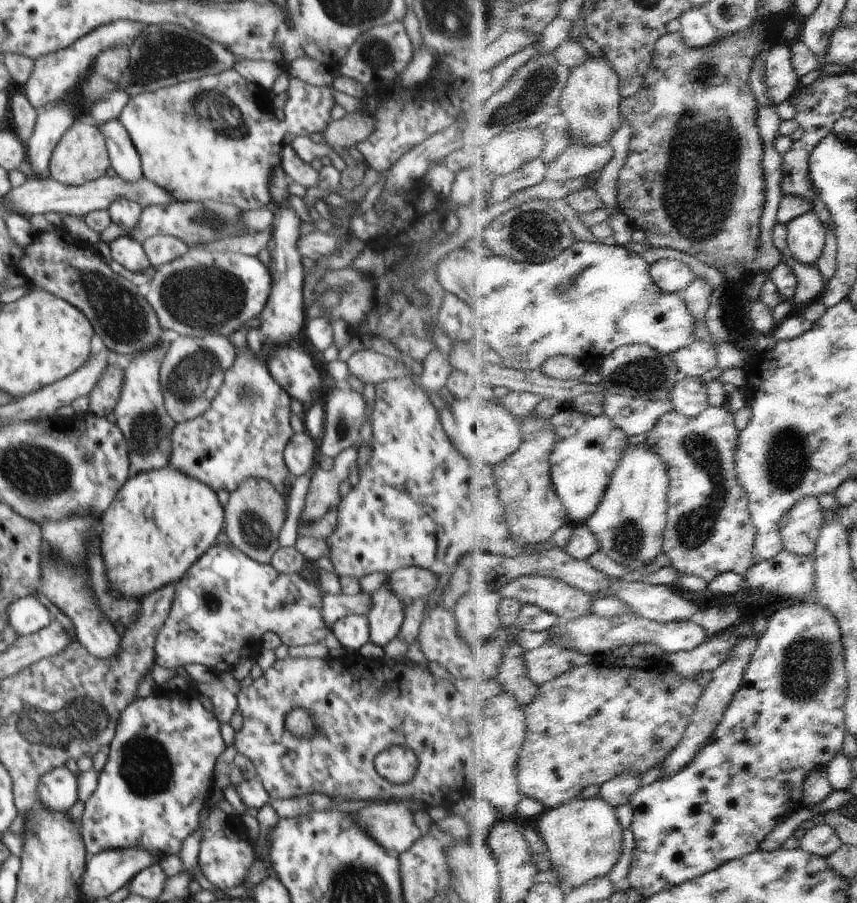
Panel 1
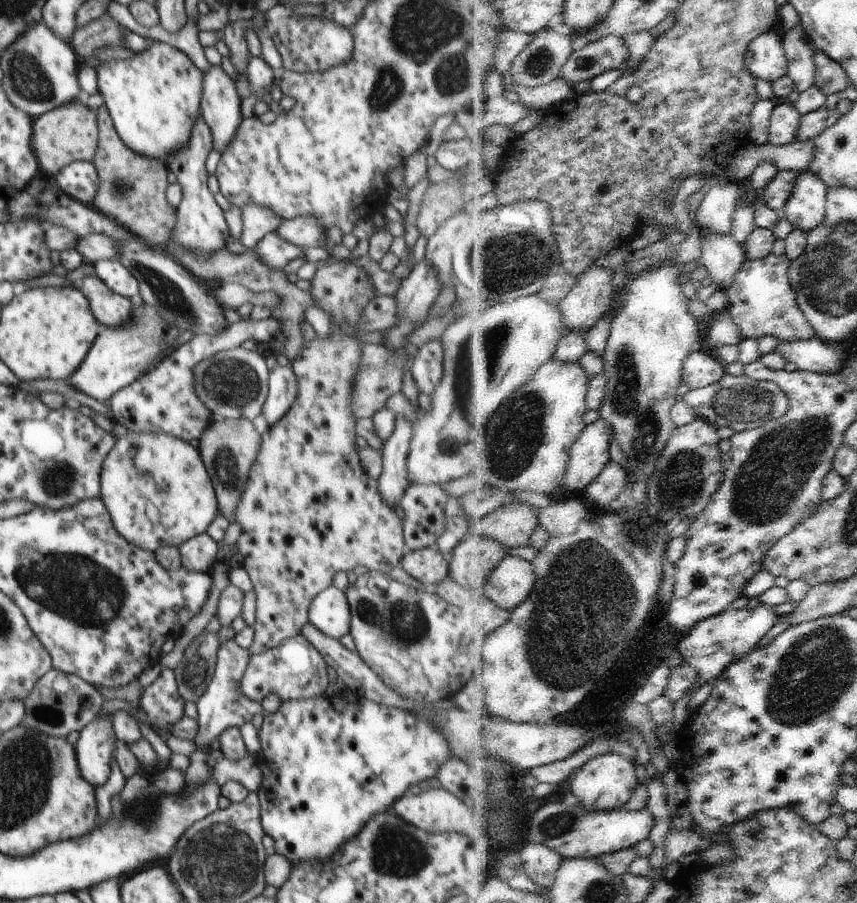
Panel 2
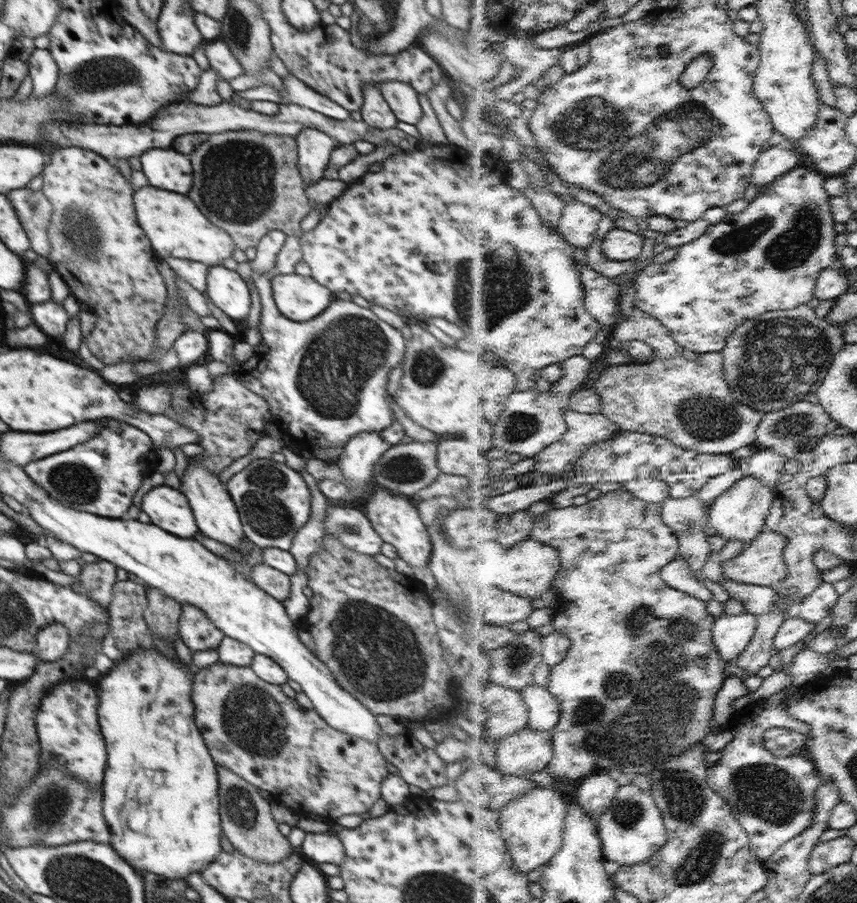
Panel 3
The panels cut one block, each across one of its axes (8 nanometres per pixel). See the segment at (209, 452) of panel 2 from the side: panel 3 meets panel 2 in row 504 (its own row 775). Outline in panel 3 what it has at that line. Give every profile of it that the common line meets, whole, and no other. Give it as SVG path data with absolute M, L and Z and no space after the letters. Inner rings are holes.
M217 766L217 773L222 832L234 849L256 862L268 864L282 862L289 854L292 854L293 846L290 845L288 837L280 833L278 822L273 819L272 803L258 793L257 786L246 782L222 766Z

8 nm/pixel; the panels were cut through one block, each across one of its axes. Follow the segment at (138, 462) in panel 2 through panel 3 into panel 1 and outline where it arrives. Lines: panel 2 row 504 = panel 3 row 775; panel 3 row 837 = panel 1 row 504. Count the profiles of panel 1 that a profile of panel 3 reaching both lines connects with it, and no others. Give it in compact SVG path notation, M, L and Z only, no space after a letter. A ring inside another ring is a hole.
M172 465L164 466L158 470L148 470L148 472L140 472L140 474L132 475L126 484L120 488L120 492L116 494L116 498L112 504L104 511L101 522L101 544L102 558L106 564L106 576L108 576L108 586L112 588L112 594L116 598L136 598L136 600L152 594L154 590L162 588L167 584L177 583L186 572L188 568L194 564L212 545L217 544L222 540L222 528L225 524L225 510L222 504L218 501L218 496L212 488L206 486L203 482L198 482L182 472L178 472Z

